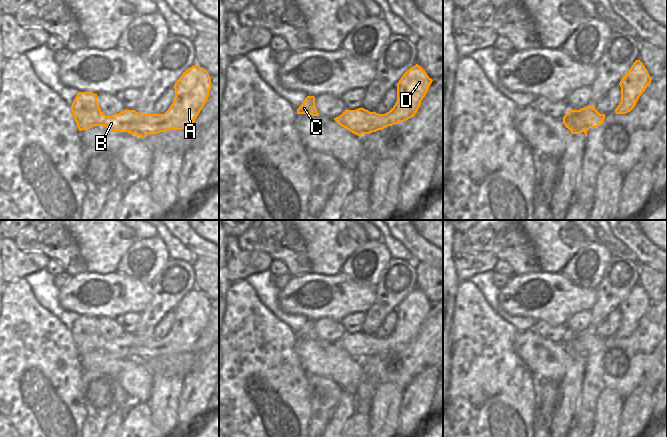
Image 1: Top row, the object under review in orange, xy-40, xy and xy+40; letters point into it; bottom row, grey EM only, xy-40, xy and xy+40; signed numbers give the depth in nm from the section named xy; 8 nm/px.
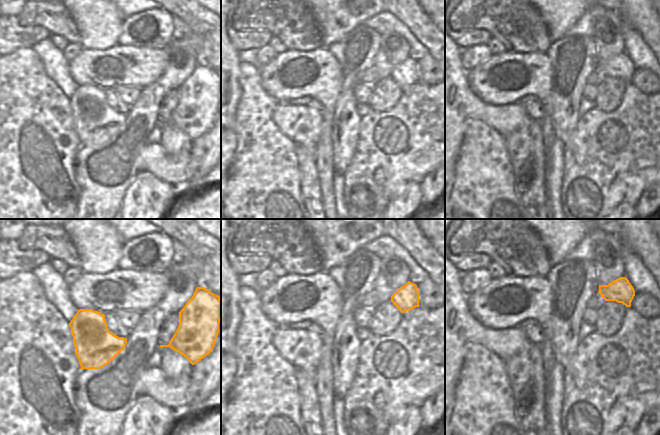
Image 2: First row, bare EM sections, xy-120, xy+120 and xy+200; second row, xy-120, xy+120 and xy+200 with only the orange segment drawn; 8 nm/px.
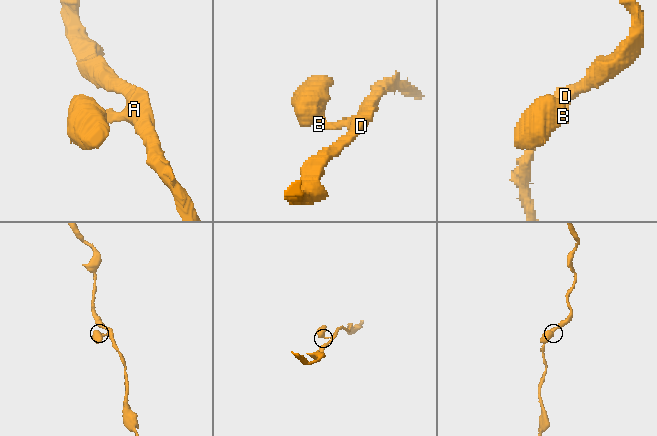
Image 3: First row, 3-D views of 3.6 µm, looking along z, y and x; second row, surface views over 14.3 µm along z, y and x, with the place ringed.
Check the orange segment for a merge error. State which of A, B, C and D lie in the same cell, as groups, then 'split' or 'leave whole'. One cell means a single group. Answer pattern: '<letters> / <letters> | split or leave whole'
A B C D | leave whole

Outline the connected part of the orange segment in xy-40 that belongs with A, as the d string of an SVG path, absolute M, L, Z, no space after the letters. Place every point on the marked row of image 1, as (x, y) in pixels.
M195 64L183 72L173 88L173 103L164 114L124 110L106 116L99 109L97 94L92 92L79 92L71 111L79 131L104 126L112 132L128 132L145 138L148 134L190 128L209 97L211 77L204 68Z

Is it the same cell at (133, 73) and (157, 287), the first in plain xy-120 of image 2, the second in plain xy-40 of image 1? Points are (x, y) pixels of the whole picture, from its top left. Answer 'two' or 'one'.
two

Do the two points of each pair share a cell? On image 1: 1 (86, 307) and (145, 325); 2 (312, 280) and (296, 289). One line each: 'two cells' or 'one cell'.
1: two cells
2: one cell

